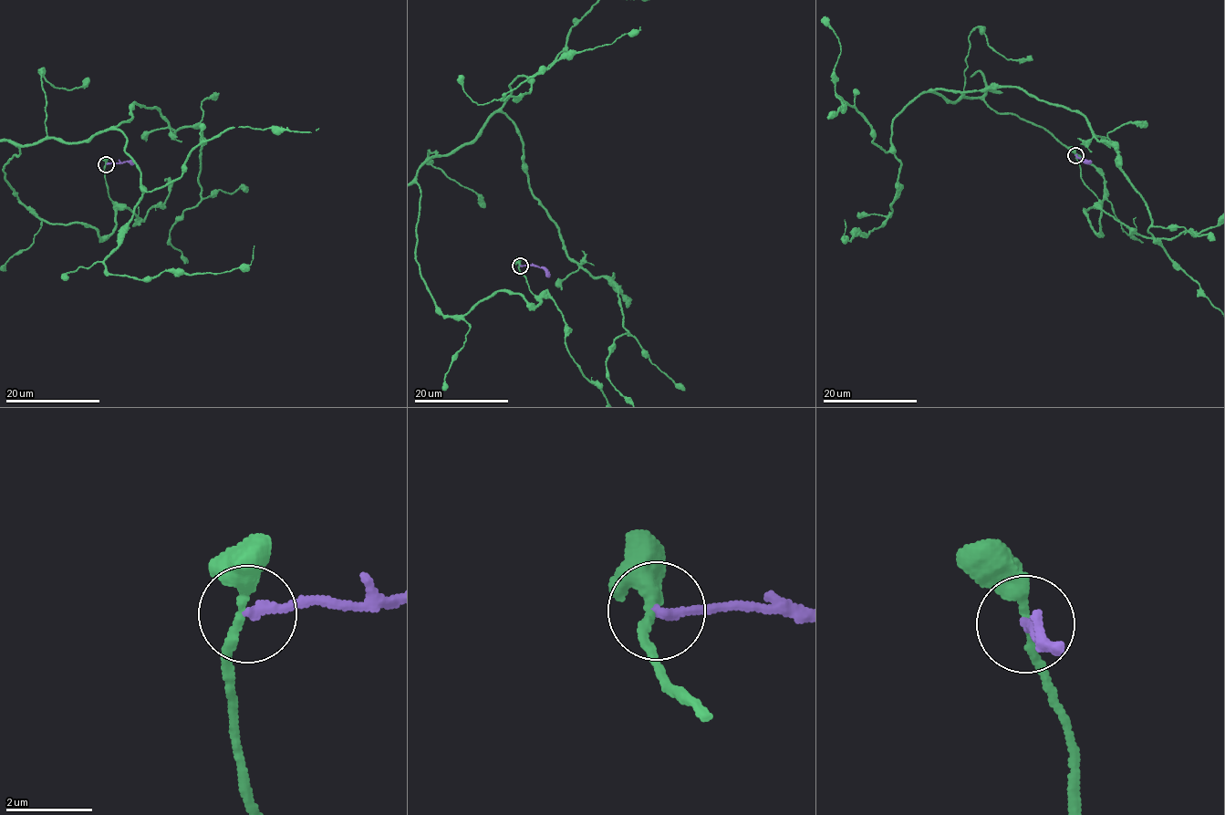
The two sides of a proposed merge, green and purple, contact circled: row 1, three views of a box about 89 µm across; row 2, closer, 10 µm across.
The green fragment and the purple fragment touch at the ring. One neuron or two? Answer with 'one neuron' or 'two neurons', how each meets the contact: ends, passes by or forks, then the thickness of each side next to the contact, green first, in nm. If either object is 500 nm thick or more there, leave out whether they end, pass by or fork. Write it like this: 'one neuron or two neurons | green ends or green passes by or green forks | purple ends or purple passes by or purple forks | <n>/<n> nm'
two neurons | green passes by | purple ends | 240/240 nm

